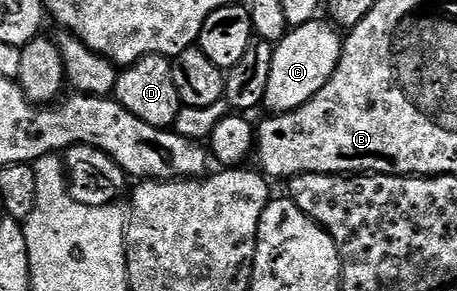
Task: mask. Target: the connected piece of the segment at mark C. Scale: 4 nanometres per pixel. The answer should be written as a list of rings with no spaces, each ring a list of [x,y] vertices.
[[[318,19],[308,21],[302,25],[292,26],[289,34],[282,41],[276,42],[273,58],[271,59],[271,79],[267,79],[267,95],[263,102],[264,108],[269,108],[268,112],[273,115],[289,113],[292,109],[297,109],[303,103],[311,100],[331,79],[331,75],[341,58],[342,44],[342,34],[328,20]]]

